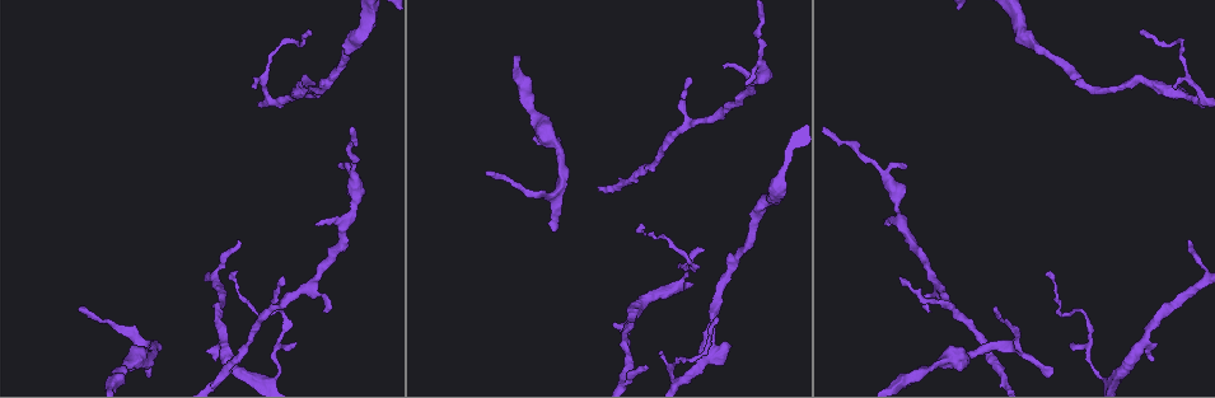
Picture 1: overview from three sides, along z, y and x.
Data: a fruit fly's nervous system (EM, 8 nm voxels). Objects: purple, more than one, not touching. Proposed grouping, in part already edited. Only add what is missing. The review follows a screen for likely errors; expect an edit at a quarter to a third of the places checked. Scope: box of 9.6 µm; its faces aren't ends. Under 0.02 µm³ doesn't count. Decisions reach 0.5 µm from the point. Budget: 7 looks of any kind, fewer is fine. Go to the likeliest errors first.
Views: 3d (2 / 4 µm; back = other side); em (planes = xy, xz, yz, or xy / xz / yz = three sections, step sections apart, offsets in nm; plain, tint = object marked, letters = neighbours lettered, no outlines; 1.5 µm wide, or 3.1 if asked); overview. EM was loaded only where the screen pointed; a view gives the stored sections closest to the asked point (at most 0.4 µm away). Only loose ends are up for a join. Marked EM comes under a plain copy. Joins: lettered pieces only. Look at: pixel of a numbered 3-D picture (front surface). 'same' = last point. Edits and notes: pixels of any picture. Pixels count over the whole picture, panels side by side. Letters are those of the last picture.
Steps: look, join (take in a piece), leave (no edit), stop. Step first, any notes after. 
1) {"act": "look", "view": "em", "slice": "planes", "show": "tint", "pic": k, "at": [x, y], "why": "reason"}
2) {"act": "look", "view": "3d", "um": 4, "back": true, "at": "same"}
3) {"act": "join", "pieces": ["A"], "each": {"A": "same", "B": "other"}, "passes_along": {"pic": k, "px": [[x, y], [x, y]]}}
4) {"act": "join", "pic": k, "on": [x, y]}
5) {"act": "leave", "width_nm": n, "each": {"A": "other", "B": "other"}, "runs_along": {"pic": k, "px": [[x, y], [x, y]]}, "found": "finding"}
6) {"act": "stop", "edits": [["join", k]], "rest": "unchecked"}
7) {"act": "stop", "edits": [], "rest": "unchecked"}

{"act": "look", "view": "em", "slice": "planes", "show": "letters", "pic": 1, "at": [553, 231], "why": "an open end"}

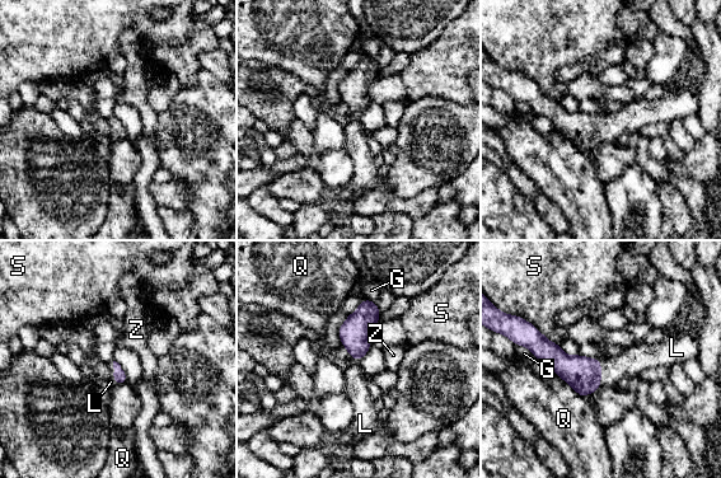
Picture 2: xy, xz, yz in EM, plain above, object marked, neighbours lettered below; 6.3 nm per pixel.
{"act": "join", "pieces": ["L"], "each": {"G": "other", "L": "same", "Q": "other", "S": "other", "Z": "other"}, "passes_along": {"pic": 2, "px": [[120, 376], [115, 373], [111, 382]]}, "found": "it goes on there"}

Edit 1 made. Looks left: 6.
{"act": "look", "view": "overview"}

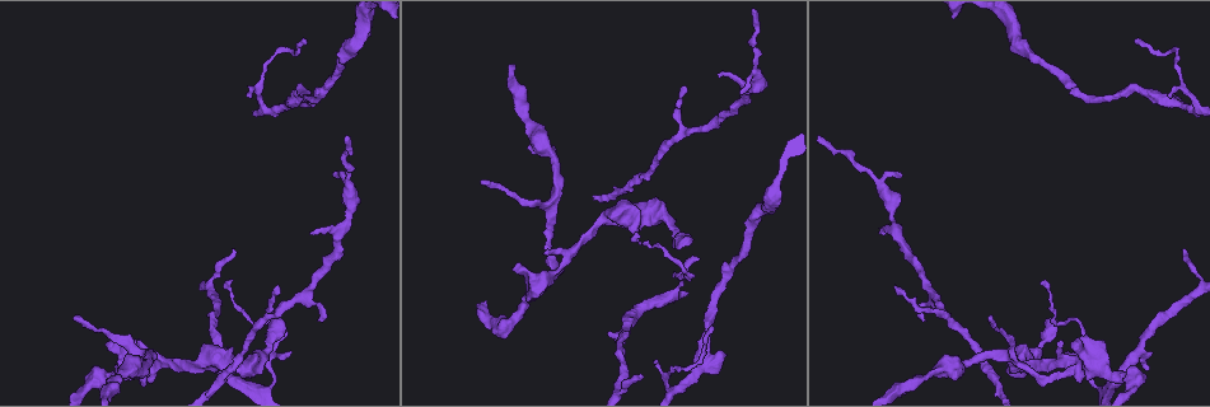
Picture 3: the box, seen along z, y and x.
{"act": "look", "view": "em", "slice": "xz", "step": 8, "show": "tint", "pic": 3, "at": [321, 322], "why": "free end"}

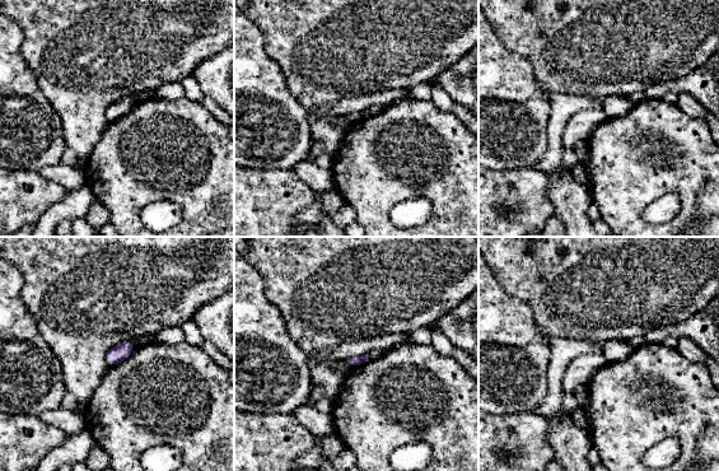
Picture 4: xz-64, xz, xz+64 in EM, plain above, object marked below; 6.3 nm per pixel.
{"act": "look", "view": "em", "slice": "planes", "show": "letters", "at": "same"}

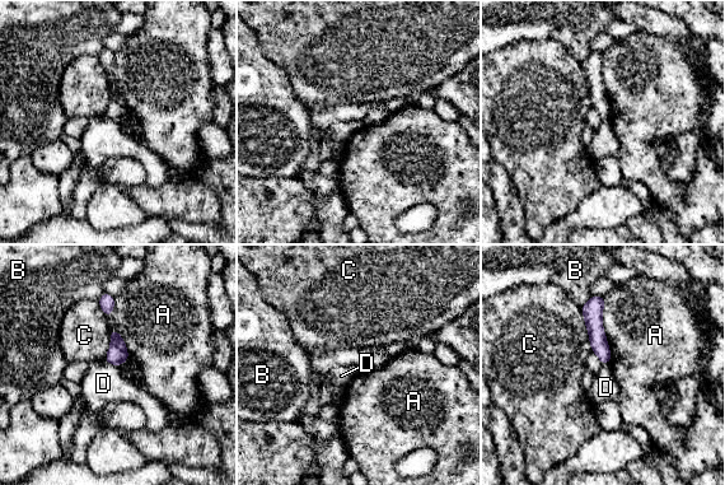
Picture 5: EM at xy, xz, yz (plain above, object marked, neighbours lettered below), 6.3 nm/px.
{"act": "leave", "each": {"A": "other", "B": "other", "C": "other", "D": "other"}, "border": {"pic": 5, "px": [[104, 360], [117, 367]]}, "found": "none of them fits"}

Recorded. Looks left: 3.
{"act": "look", "view": "em", "slice": "planes", "show": "letters", "pic": 3, "at": [311, 233]}

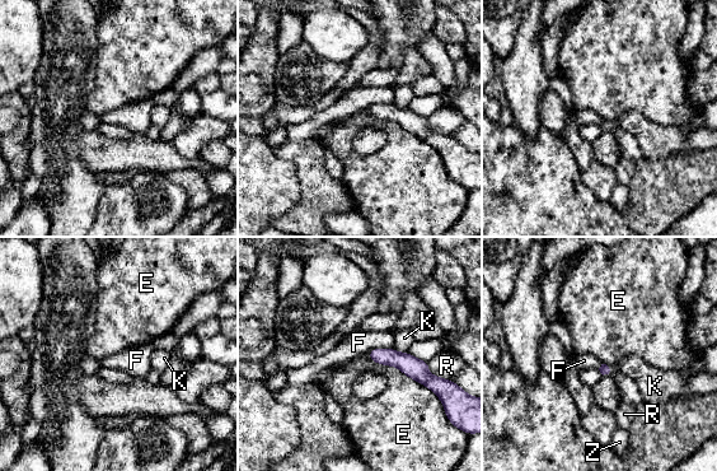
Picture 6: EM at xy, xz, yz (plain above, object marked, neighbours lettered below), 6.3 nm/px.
{"act": "leave", "each": {"E": "other", "F": "other", "K": "other", "R": "other", "Z": "other"}, "border": {"pic": 6, "px": [[392, 346], [368, 351]]}, "found": "none of them fits"}

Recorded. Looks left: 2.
{"act": "stop", "edits": [["join", 2]], "rest": "unchecked"}

